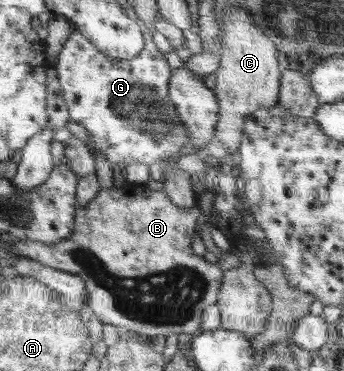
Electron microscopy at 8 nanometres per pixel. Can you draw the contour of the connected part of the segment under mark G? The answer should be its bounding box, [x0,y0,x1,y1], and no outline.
[53,27,189,170]

